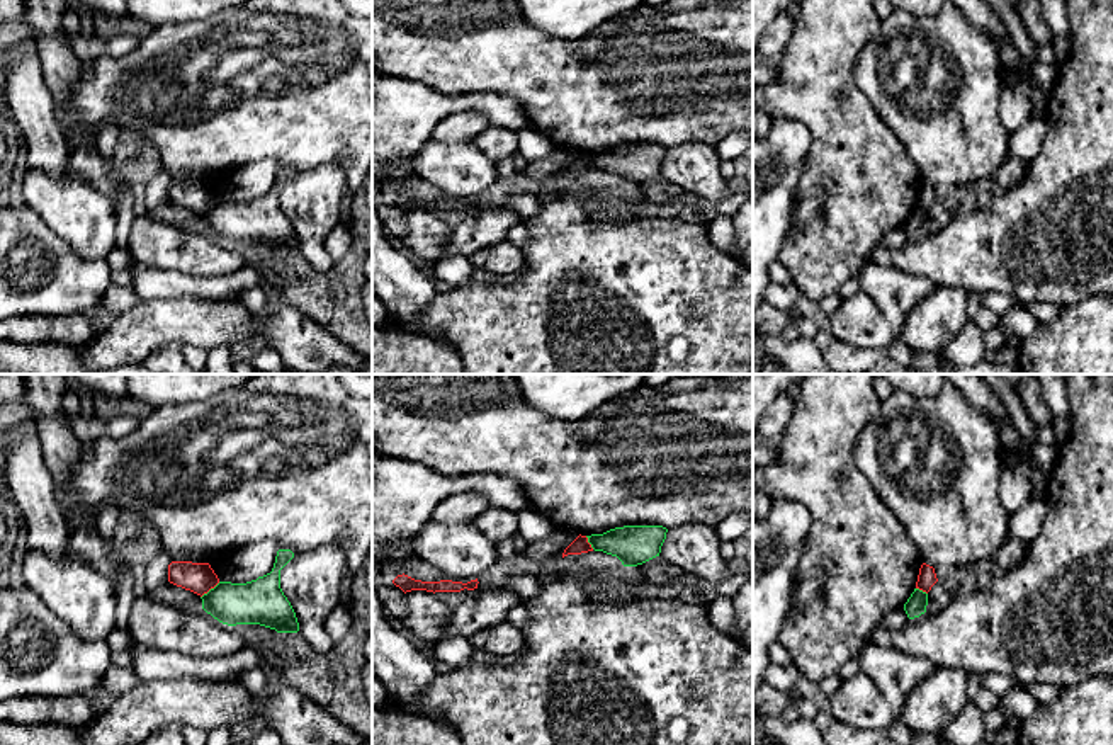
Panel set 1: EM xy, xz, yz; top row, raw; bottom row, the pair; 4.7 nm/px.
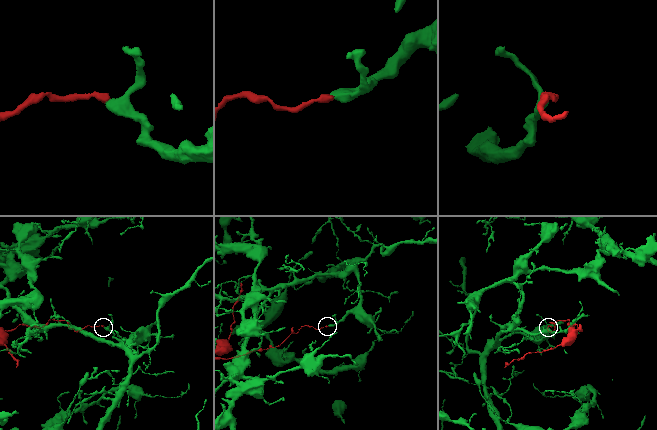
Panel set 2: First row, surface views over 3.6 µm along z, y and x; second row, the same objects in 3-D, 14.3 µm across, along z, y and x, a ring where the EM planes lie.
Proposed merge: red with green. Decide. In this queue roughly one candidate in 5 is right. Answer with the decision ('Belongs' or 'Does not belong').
Does not belong

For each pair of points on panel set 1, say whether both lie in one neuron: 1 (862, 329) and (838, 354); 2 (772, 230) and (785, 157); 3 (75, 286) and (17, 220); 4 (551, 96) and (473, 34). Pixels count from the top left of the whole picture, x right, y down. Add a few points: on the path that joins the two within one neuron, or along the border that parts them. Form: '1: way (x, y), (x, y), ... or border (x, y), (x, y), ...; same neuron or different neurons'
1: border (833, 339), (874, 349), (884, 349), (889, 344); different neurons
2: way (772, 211), (775, 176); same neuron
3: way (60, 267), (60, 255), (36, 235); same neuron
4: way (532, 77), (514, 58), (491, 48); same neuron

